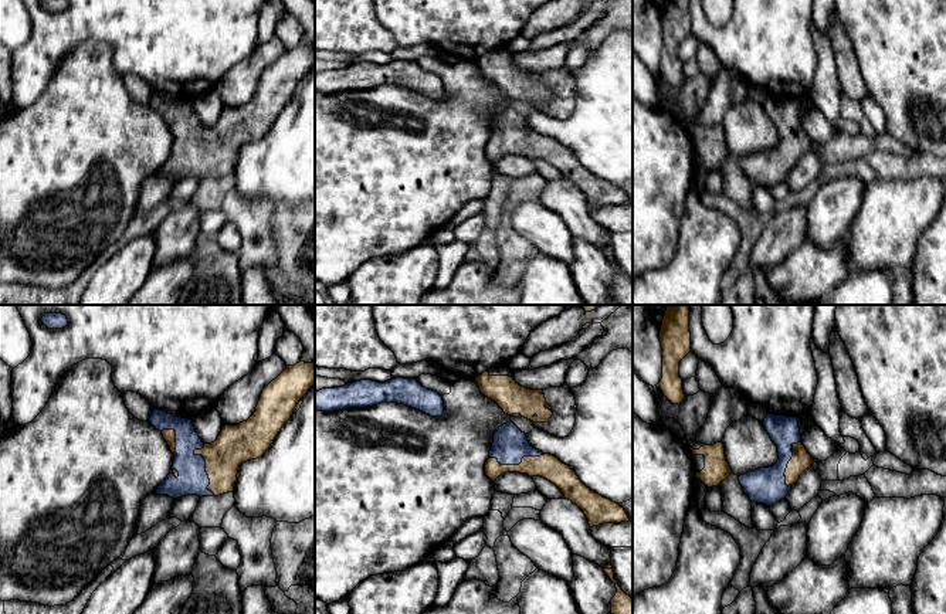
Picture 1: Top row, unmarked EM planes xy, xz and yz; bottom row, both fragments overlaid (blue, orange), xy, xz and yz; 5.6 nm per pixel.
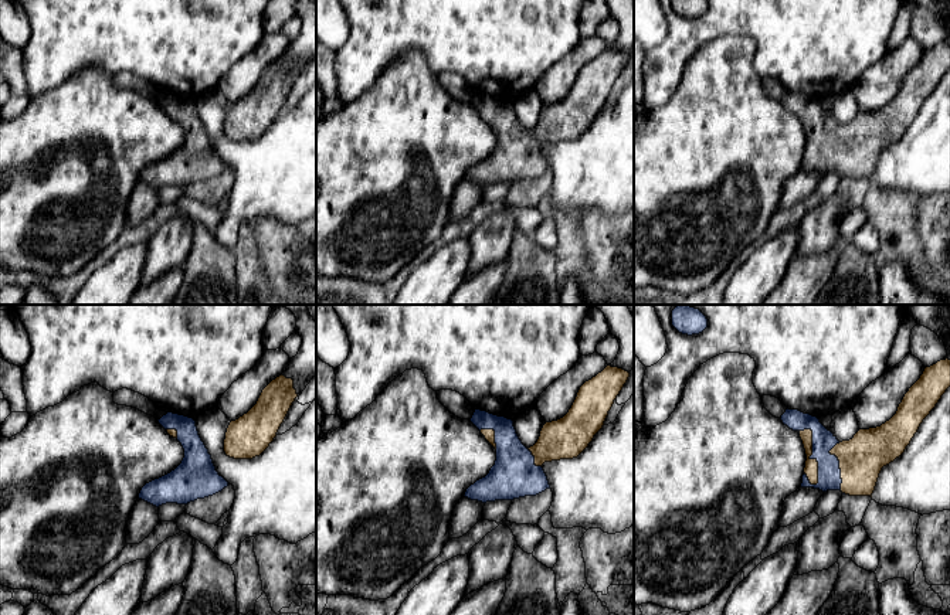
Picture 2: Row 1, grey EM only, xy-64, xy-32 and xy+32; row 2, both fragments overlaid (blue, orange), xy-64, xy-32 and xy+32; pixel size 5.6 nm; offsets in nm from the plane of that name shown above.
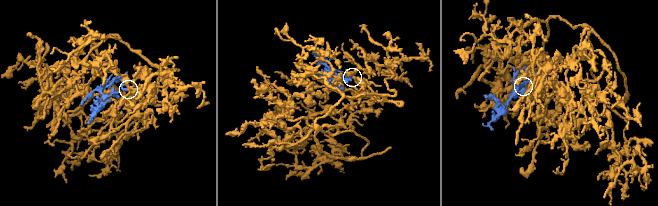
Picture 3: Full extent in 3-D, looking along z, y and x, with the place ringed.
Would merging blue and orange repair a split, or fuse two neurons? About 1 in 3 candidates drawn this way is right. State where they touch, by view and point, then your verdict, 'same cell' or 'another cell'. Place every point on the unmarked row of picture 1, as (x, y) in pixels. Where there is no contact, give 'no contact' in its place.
meets blue in xy at (204, 149); same cell

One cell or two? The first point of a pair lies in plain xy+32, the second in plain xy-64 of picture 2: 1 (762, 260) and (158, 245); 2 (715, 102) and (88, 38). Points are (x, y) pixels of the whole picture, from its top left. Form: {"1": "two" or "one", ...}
{"1": "two", "2": "two"}

